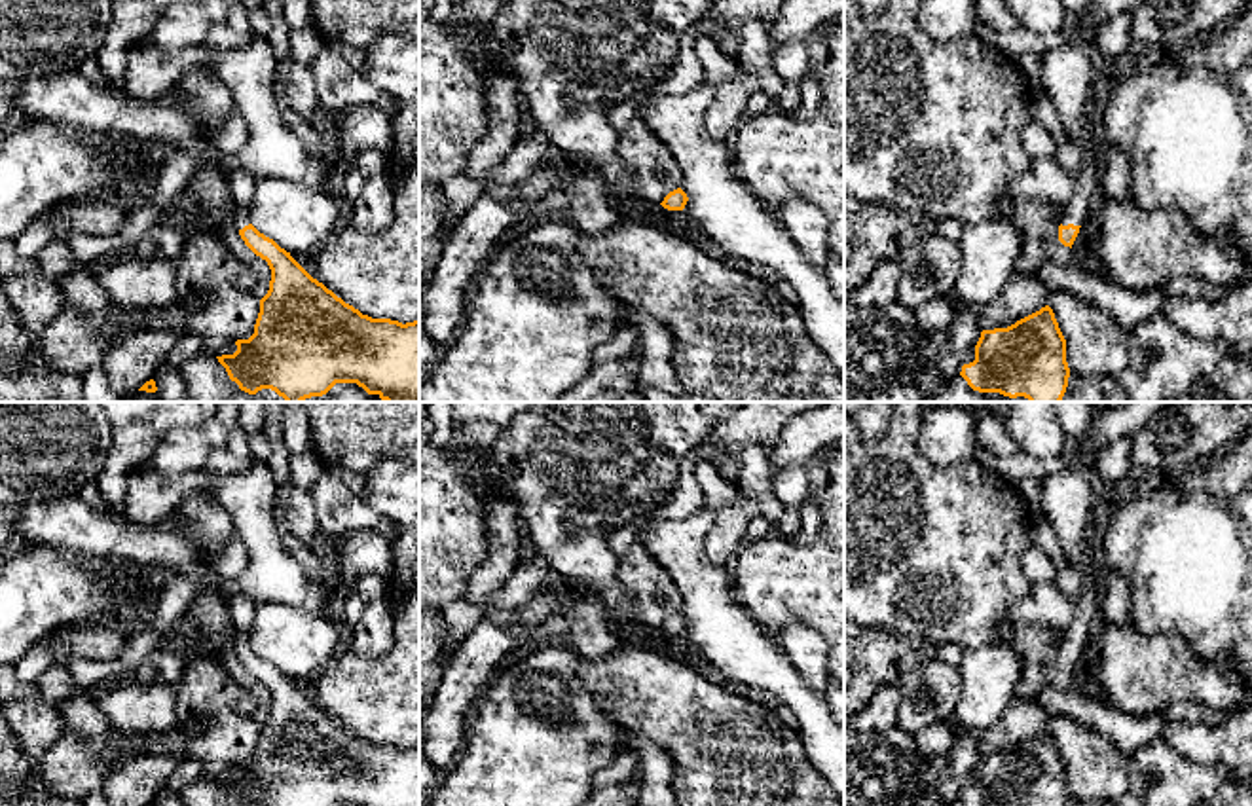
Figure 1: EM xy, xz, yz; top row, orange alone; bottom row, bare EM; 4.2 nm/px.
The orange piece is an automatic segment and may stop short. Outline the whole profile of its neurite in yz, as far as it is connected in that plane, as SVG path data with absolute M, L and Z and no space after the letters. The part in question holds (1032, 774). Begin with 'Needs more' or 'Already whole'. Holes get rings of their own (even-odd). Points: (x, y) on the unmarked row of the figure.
Already whole. M1049 730L1007 753L983 755L975 785L962 791L966 806L1068 806L1066 764Z

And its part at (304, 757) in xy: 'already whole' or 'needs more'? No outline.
needs more

